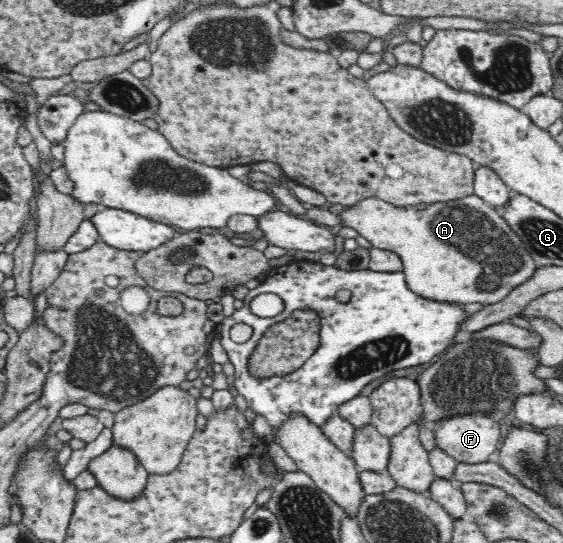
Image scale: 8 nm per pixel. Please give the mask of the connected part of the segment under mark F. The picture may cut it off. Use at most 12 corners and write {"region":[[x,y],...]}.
{"region":[[489,412],[440,418],[435,442],[457,462],[478,464],[499,450]]}

